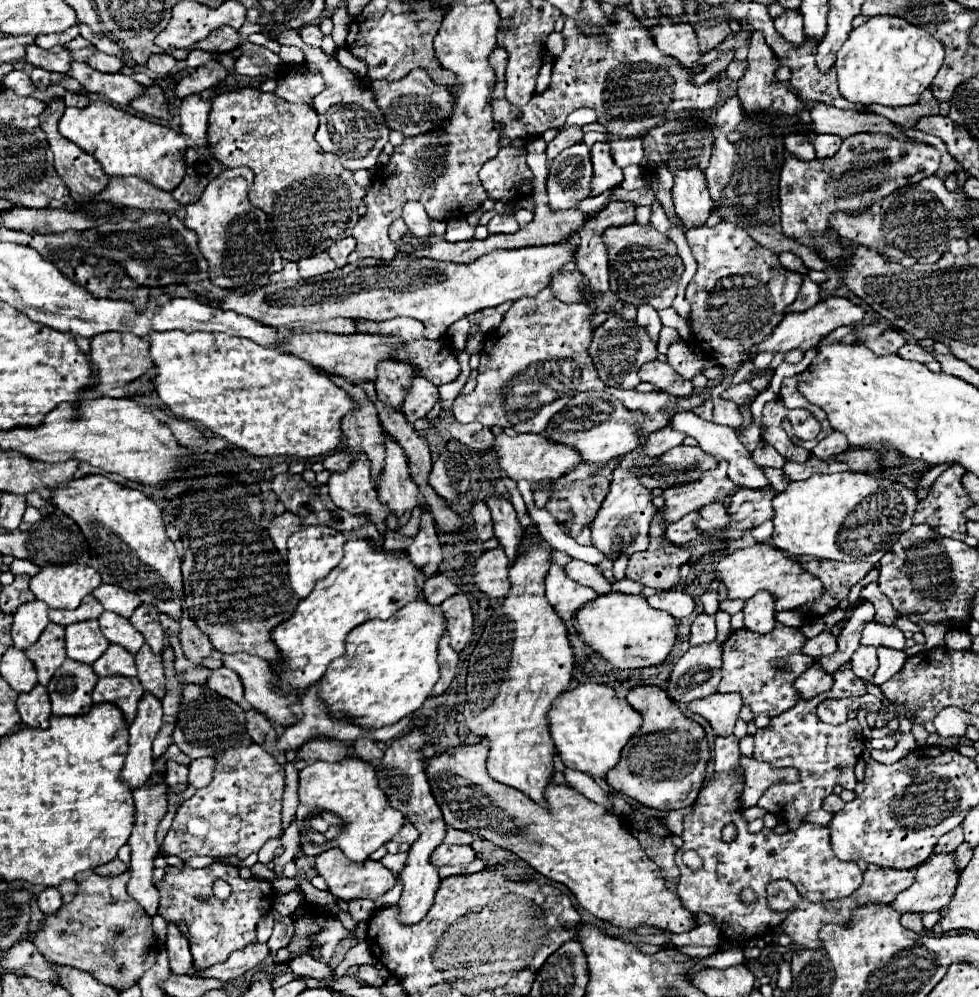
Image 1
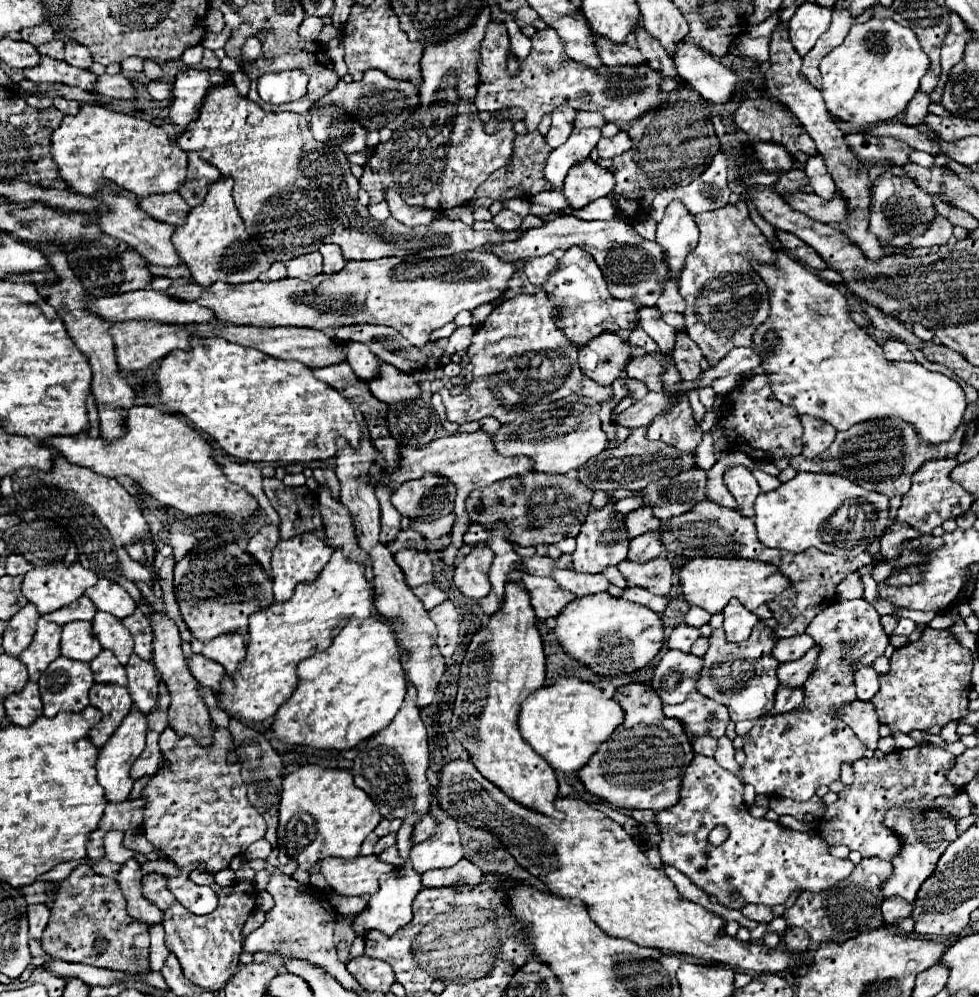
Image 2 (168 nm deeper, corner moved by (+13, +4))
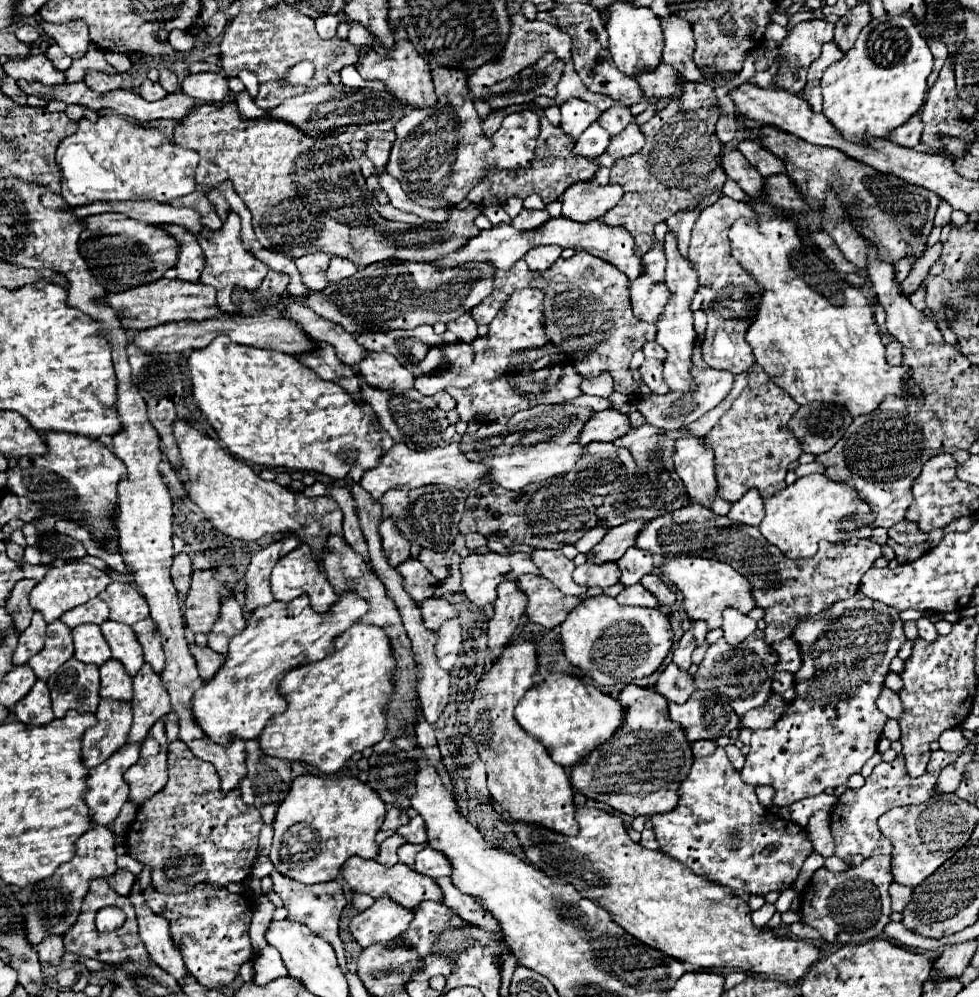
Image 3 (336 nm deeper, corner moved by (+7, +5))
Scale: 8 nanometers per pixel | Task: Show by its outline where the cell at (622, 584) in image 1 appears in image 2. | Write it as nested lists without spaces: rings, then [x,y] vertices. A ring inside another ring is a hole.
[[[555,568],[551,578],[567,592],[573,592],[575,596],[587,596],[587,594],[599,594],[605,592],[611,584],[603,574],[577,574],[567,568]]]

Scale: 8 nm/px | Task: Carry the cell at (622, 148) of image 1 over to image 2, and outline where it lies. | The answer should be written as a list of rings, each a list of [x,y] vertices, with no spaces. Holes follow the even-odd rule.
[[[623,130],[623,132],[619,132],[619,134],[613,136],[613,138],[601,138],[599,144],[597,144],[597,152],[599,152],[601,158],[613,160],[615,156],[627,152],[631,146],[633,146],[633,142],[631,142],[629,134]]]

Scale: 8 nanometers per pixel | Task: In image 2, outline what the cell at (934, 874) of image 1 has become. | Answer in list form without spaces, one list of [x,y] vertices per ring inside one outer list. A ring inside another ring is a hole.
[[[891,808],[883,816],[883,824],[901,836],[901,852],[891,860],[893,874],[881,886],[883,896],[901,896],[907,902],[913,902],[917,896],[919,886],[931,876],[937,860],[947,850],[947,846],[959,836],[957,834],[957,820],[945,816],[939,808]]]

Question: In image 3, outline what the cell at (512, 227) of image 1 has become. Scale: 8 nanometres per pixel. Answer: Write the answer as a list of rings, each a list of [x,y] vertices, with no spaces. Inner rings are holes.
[[[521,209],[521,213],[511,219],[511,225],[515,229],[535,229],[537,225],[541,225],[547,219],[549,219],[547,211],[527,211],[527,209]]]

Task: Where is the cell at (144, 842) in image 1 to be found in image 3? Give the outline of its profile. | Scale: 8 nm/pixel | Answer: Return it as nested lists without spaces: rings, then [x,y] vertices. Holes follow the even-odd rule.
[[[137,881],[133,885],[133,889],[131,889],[129,899],[131,899],[131,903],[135,907],[135,913],[137,913],[139,939],[145,943],[153,963],[163,967],[177,981],[183,979],[183,975],[185,975],[183,957],[179,955],[179,947],[173,943],[167,919],[163,919],[161,915],[155,915],[147,907],[147,903],[145,903],[145,899],[141,895],[141,887],[139,887]]]

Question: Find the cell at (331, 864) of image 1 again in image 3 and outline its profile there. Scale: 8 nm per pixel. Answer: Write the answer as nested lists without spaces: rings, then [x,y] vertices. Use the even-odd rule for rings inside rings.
[[[349,857],[341,869],[343,879],[347,881],[347,885],[357,891],[357,893],[367,893],[371,897],[381,897],[381,895],[391,895],[391,899],[395,899],[397,903],[403,903],[403,907],[411,907],[415,909],[421,901],[431,899],[431,901],[443,901],[443,893],[439,891],[437,883],[431,877],[423,877],[419,873],[415,873],[411,867],[407,867],[405,863],[395,863],[393,867],[385,867],[381,863],[377,863],[375,859],[361,859],[361,857]]]

